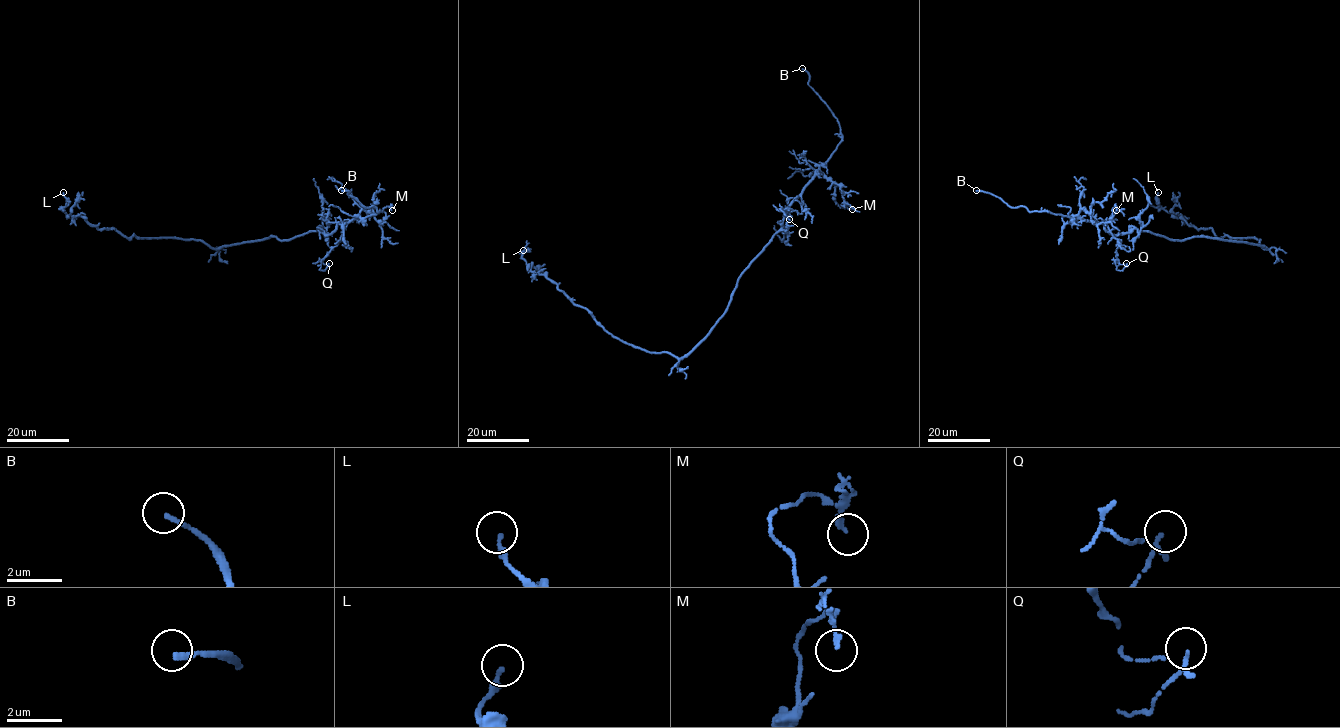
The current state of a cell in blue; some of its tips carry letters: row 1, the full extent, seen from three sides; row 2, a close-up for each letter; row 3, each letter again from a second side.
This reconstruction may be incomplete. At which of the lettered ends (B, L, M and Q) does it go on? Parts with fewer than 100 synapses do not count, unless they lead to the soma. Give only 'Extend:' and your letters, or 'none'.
Extend: B

